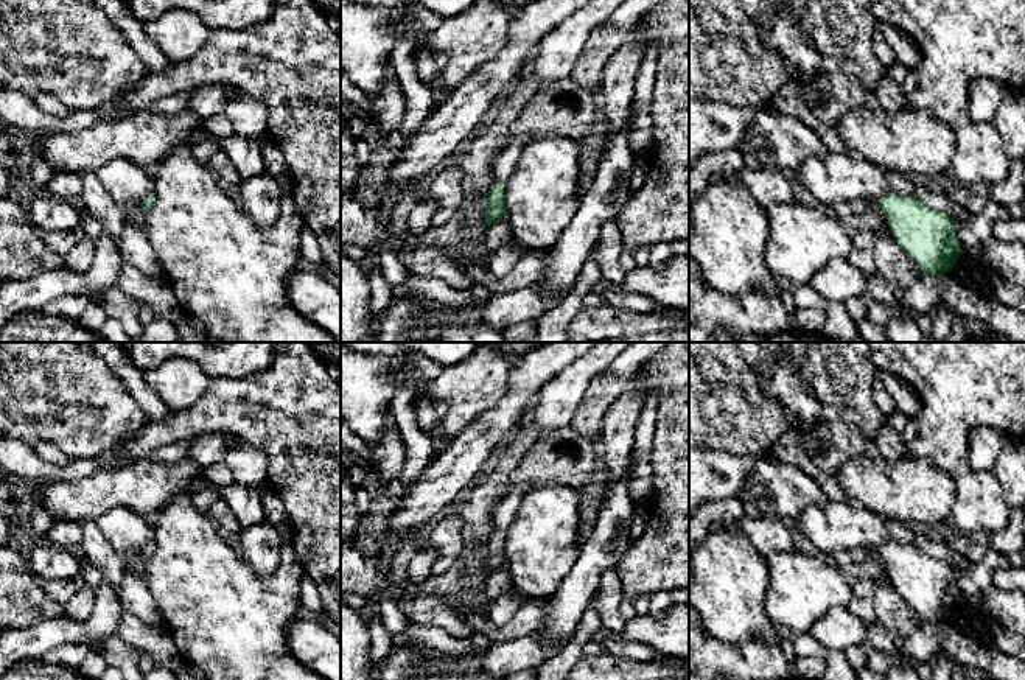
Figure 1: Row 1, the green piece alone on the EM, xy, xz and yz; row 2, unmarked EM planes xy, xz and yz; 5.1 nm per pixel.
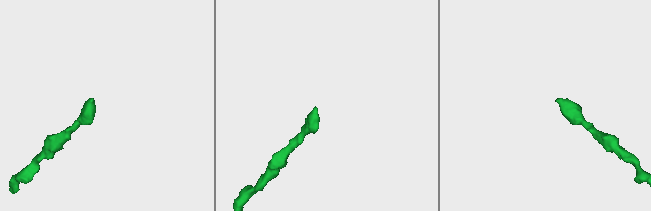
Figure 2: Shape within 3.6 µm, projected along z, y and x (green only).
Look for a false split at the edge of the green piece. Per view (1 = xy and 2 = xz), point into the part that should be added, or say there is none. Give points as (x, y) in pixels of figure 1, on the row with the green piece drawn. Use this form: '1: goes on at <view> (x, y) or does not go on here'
1: does not go on here
2: does not go on here

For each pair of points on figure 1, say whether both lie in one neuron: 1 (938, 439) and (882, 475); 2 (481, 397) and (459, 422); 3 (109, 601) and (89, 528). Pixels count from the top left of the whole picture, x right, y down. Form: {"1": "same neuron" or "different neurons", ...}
{"1": "different neurons", "2": "same neuron", "3": "different neurons"}

